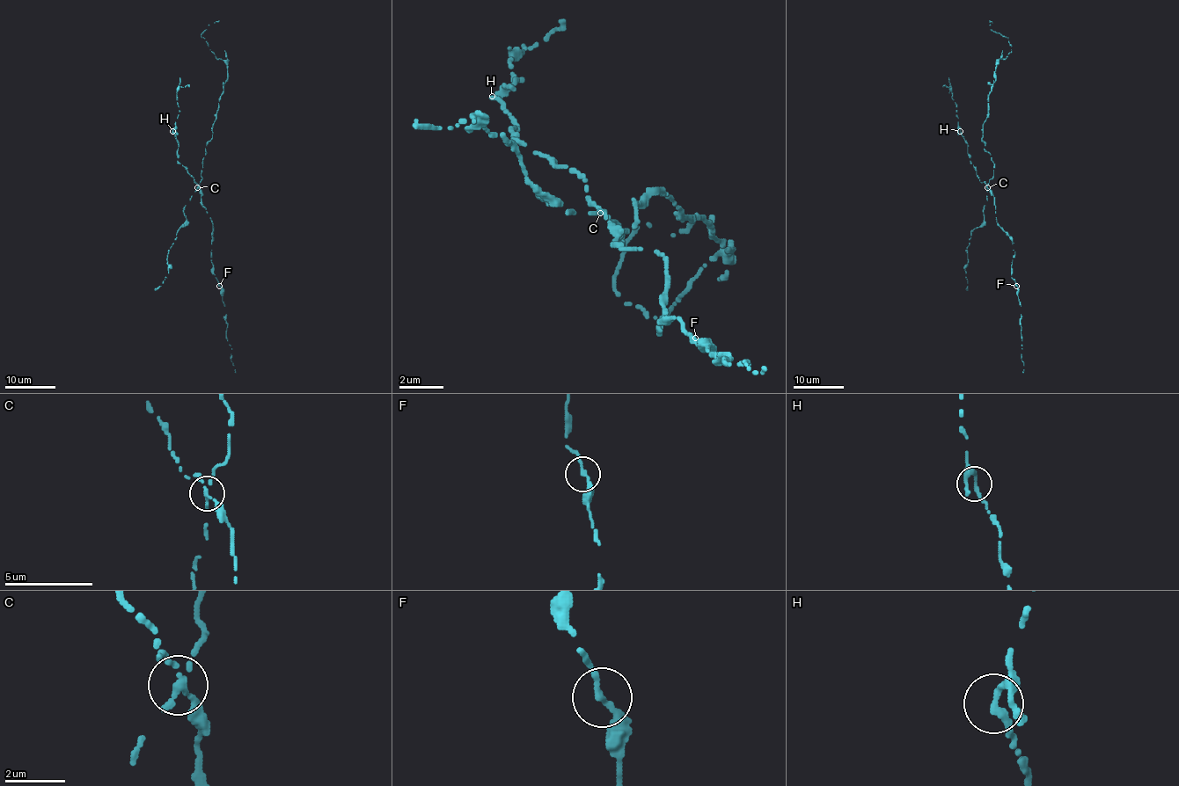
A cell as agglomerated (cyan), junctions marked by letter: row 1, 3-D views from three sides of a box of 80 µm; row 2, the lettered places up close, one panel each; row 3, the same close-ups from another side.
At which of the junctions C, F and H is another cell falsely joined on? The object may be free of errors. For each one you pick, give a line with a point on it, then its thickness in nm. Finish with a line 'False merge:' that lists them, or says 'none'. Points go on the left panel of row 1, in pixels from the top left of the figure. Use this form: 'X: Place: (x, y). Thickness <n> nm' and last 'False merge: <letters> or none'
C: Place: (197, 187). Thickness 200 nm
False merge: C

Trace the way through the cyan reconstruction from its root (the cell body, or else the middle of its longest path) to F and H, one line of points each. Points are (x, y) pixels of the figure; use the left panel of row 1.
F: (201, 180), (201, 204), (213, 225), (210, 260), (213, 274), (219, 286)
H: (201, 180), (199, 185), (194, 183), (194, 178), (178, 160), (179, 143), (172, 131)

